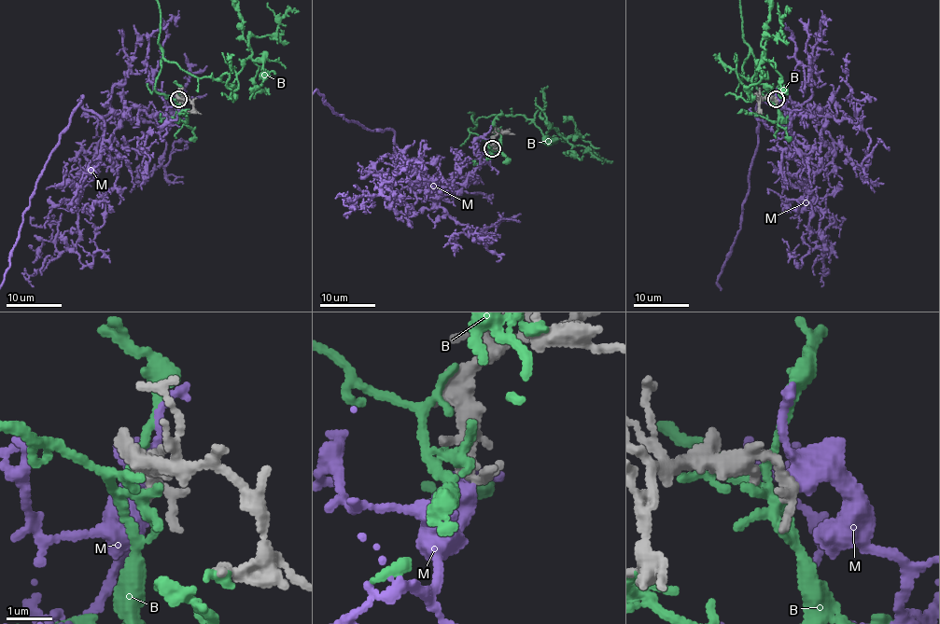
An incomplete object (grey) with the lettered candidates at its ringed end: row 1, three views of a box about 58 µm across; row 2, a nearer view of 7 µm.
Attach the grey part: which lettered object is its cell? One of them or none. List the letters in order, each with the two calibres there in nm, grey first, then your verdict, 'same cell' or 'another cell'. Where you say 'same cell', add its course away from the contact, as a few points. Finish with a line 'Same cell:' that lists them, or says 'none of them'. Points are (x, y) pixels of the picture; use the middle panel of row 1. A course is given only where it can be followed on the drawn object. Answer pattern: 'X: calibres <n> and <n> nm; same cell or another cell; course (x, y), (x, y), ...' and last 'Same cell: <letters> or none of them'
B: calibres 200 and 220 nm; another cell
M: calibres 240 and 340 nm; same cell
Same cell: M

